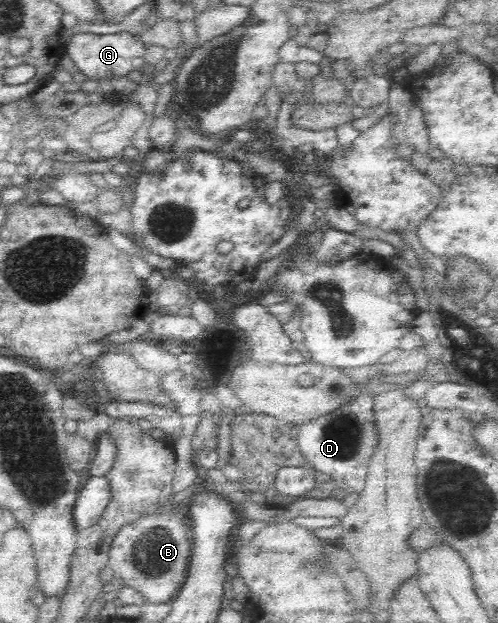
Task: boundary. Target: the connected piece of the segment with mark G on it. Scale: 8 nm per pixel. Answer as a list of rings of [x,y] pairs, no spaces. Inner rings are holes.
[[[76,32],[67,35],[65,54],[75,62],[76,68],[90,79],[126,76],[131,70],[139,70],[145,62],[147,45],[128,32],[119,34],[94,34],[94,32]]]

